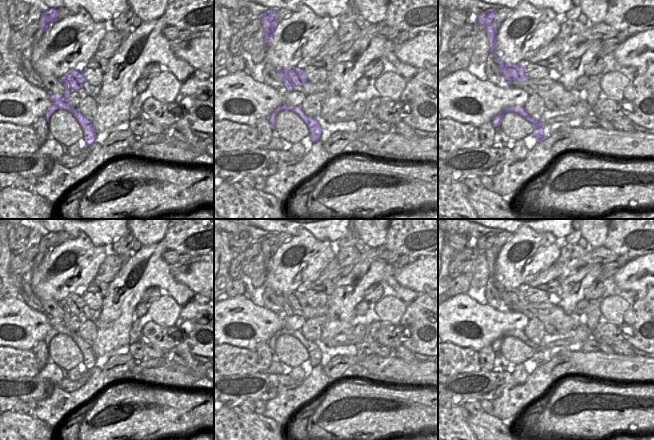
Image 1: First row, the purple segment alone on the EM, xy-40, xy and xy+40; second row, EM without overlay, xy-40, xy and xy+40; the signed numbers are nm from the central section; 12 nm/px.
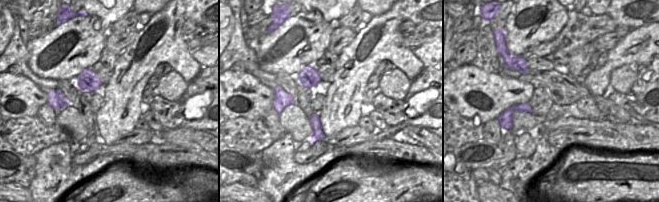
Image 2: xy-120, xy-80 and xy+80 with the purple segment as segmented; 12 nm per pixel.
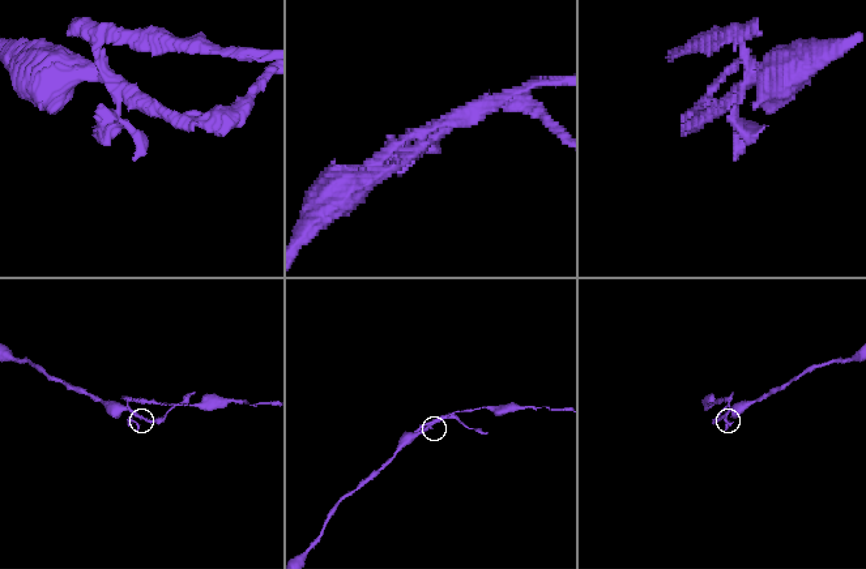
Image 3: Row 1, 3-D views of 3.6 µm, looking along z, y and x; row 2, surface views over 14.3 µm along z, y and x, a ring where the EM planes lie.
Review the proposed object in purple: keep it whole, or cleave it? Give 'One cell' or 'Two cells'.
Two cells

